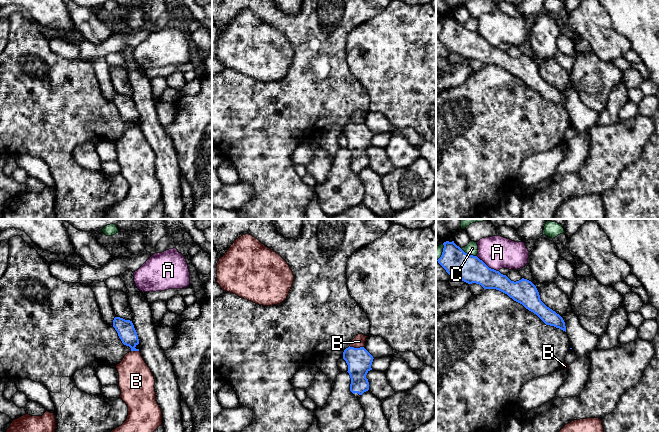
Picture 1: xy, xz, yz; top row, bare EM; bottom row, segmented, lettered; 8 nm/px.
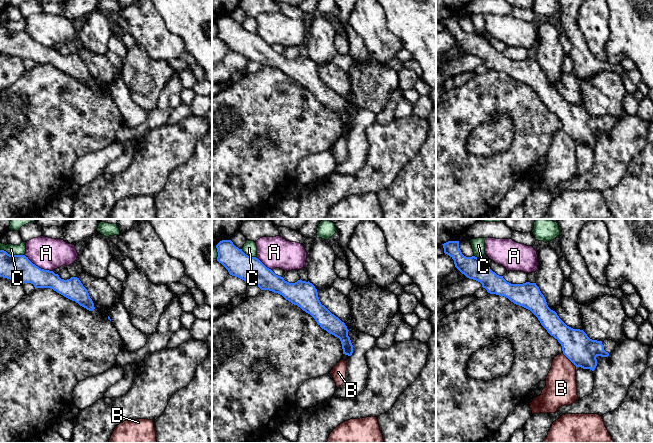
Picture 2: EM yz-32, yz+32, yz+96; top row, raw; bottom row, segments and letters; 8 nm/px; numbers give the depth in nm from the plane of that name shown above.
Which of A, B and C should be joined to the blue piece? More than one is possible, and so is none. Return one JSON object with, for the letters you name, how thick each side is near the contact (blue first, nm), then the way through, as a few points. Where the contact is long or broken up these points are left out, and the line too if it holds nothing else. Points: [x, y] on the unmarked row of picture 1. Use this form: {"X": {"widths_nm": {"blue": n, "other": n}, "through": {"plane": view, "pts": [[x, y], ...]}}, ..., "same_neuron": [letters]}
{"same_neuron": []}

